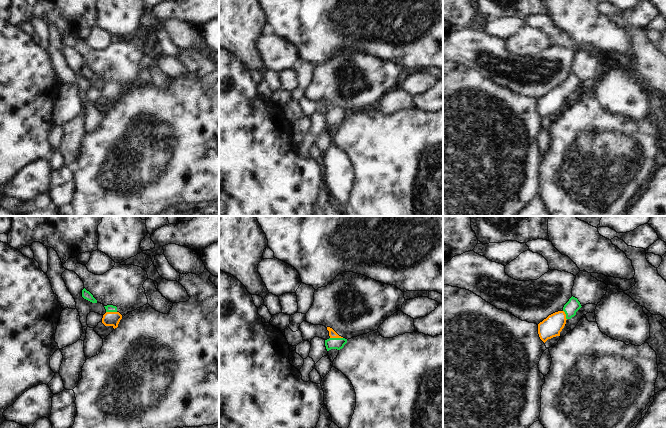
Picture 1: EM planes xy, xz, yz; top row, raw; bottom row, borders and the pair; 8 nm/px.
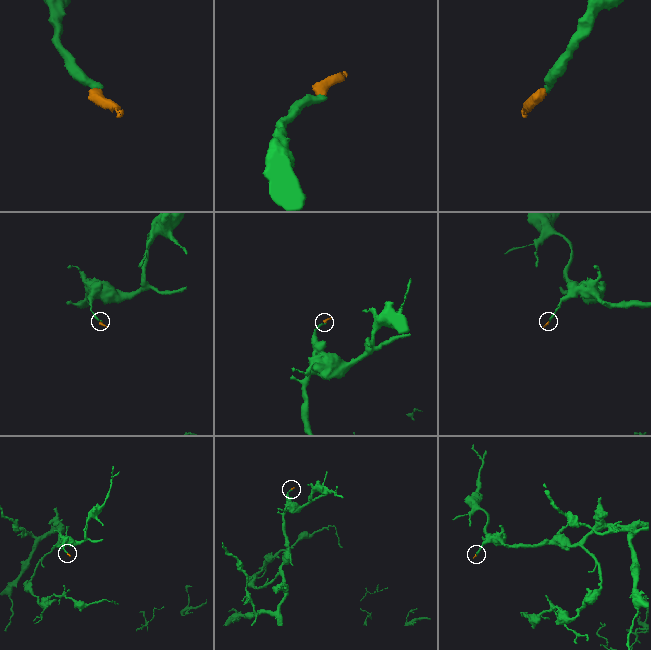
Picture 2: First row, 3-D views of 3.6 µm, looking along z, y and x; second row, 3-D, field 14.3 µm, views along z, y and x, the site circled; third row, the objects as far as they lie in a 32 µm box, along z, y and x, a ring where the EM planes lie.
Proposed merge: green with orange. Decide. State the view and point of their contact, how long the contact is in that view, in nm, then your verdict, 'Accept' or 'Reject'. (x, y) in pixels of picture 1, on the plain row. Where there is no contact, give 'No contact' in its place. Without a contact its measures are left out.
Touches green at xz (336, 114). Shared border 100 nm. Accept.

